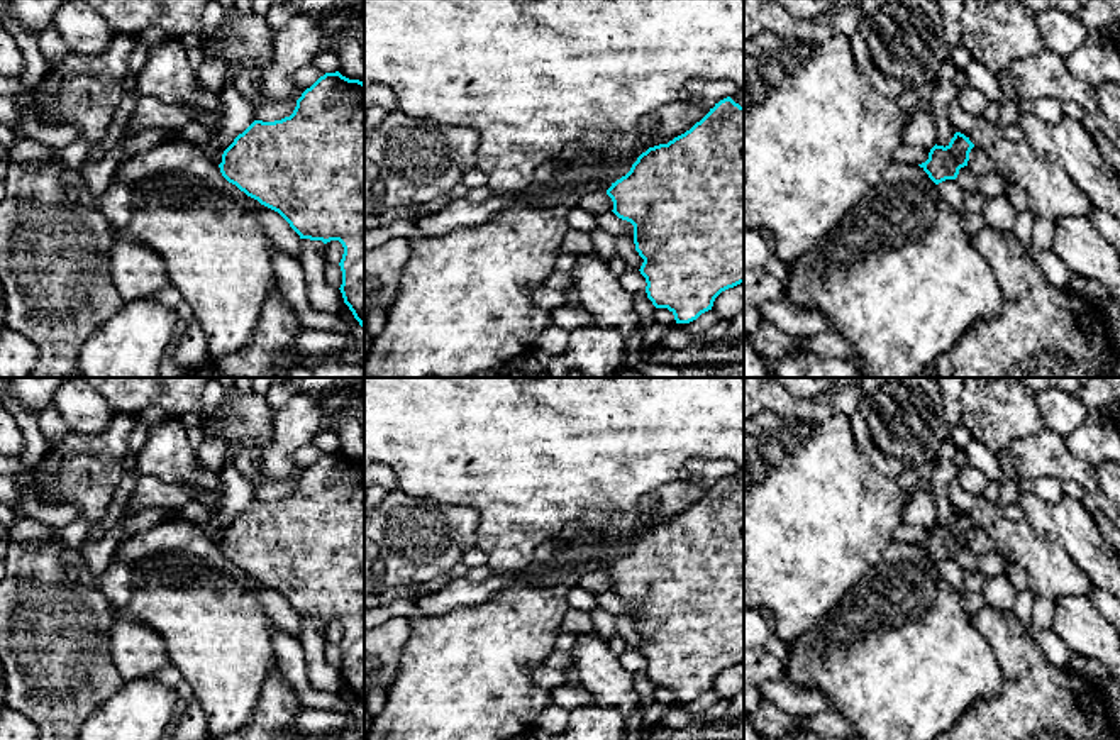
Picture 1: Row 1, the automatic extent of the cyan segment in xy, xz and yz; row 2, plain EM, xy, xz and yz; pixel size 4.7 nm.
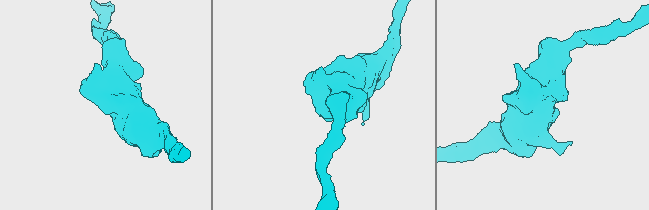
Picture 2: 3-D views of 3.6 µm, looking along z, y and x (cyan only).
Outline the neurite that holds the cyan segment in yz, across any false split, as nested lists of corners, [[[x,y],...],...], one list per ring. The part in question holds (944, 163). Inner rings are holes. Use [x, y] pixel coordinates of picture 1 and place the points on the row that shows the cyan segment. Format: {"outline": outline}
{"outline": [[[956,132],[945,147],[935,144],[929,152],[929,159],[918,166],[935,185],[945,179],[956,179],[959,169],[968,166],[973,147],[974,144],[969,141],[969,137]]]}

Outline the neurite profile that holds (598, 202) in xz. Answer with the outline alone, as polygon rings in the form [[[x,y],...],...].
[[[603,191],[588,193],[581,198],[579,207],[593,215],[612,212],[613,202],[612,198]]]

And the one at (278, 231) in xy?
[[[164,142],[151,151],[129,157],[117,168],[112,181],[139,183],[144,178],[164,171],[185,171],[203,178],[208,186],[230,196],[244,208],[254,210],[259,215],[269,240],[295,259],[300,257],[302,239],[290,224],[278,212],[261,205],[258,200],[241,191],[236,185],[229,183],[222,176],[219,164],[212,163],[193,142]]]

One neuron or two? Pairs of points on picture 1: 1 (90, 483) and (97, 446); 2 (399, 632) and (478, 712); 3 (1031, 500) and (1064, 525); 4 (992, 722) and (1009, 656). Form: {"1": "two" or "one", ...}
{"1": "one", "2": "two", "3": "one", "4": "one"}

